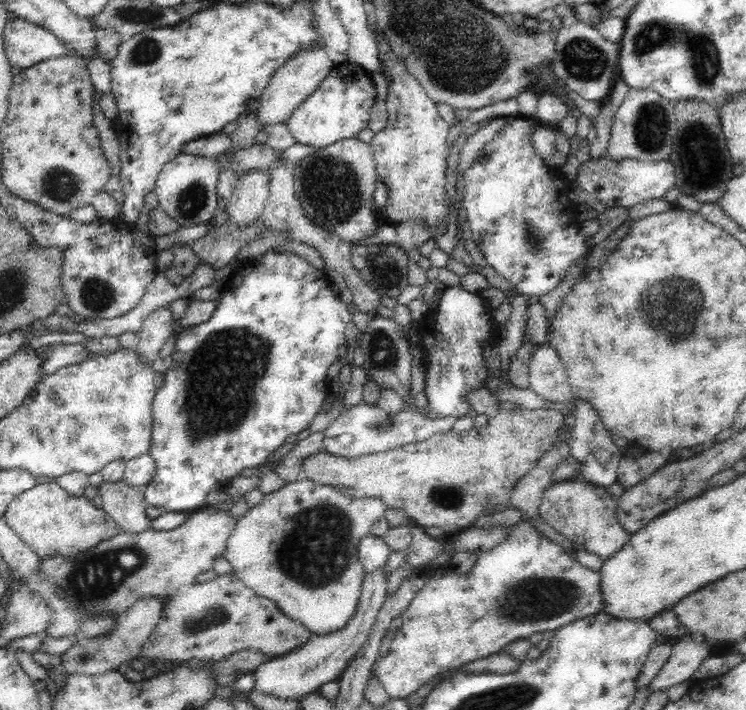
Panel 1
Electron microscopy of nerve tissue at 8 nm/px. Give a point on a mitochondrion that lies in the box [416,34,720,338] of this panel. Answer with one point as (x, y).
(653, 127)

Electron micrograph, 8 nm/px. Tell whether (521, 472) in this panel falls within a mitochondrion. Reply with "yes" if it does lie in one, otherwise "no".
no

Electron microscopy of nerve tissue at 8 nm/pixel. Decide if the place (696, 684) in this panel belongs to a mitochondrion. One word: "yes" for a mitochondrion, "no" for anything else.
no

